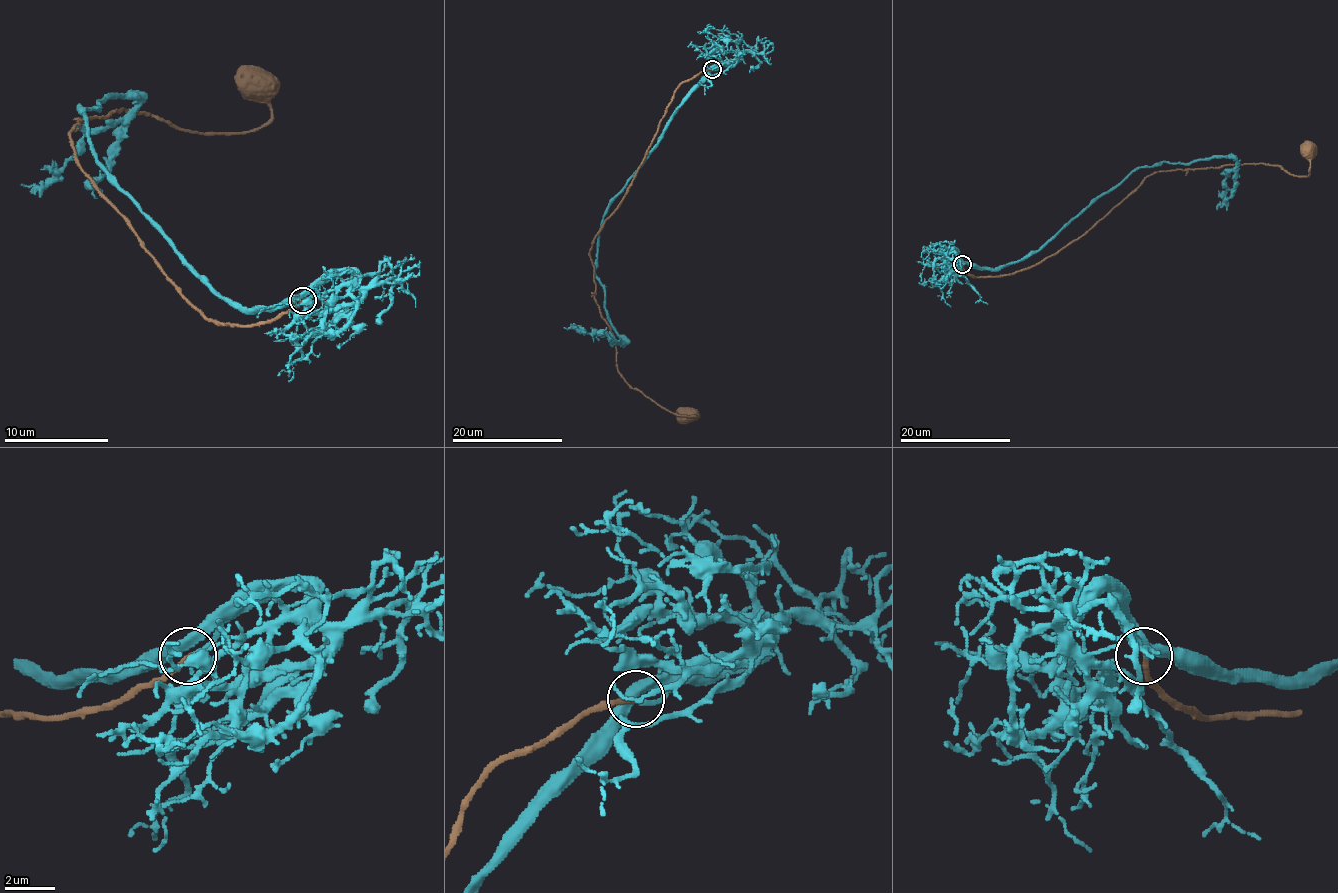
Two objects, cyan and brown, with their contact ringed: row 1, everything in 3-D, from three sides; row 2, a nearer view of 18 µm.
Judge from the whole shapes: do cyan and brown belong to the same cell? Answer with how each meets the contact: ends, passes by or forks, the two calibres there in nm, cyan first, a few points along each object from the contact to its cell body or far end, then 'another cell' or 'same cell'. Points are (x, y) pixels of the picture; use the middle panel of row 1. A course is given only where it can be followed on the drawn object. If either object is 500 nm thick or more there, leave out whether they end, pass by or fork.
cyan ends | brown ends | 180/200 nm | cyan via (712, 69), (603, 217), (593, 274), (604, 293), (610, 326), (622, 343), (563, 327) | brown via (712, 69), (676, 89), (589, 254), (595, 301), (615, 341), (617, 372), (668, 410), (695, 417), (686, 416) | same cell

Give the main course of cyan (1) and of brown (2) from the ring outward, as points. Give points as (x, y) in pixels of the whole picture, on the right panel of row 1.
1: (962, 264), (999, 268), (1033, 253), (1139, 168), (1230, 157), (1236, 166), (1225, 179), (1225, 199), (1220, 204)
2: (962, 264), (974, 277), (1010, 275), (1058, 253), (1157, 172), (1265, 164), (1307, 176), (1309, 153)

